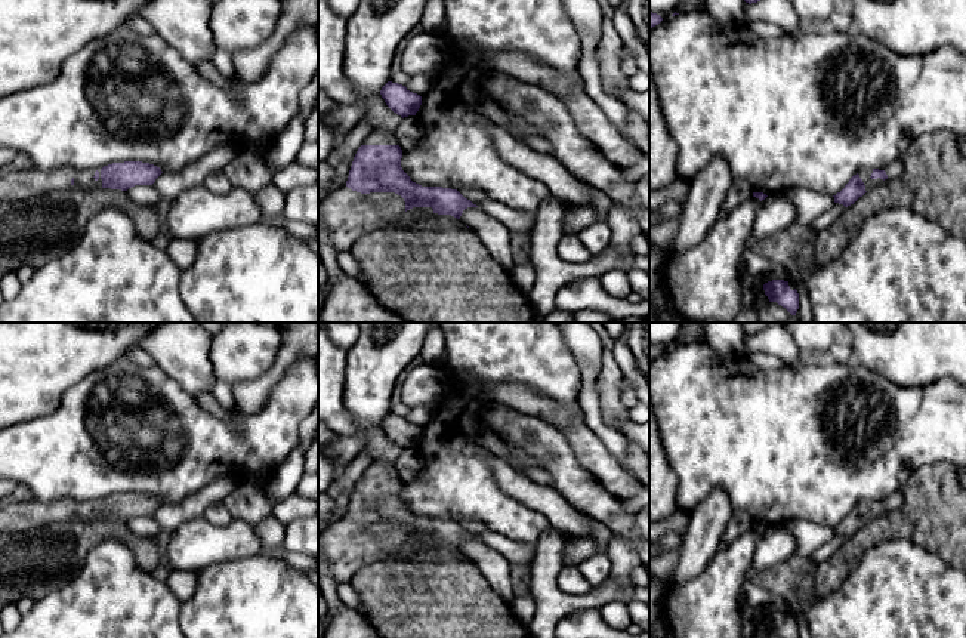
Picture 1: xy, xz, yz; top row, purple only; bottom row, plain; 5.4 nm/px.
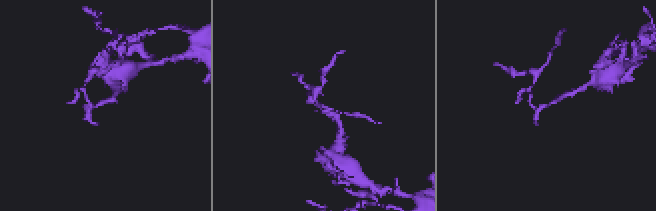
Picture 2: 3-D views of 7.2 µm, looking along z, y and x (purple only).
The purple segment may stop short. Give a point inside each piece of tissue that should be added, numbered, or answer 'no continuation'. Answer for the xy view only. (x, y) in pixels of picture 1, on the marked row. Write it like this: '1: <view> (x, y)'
1: xy (17, 185)

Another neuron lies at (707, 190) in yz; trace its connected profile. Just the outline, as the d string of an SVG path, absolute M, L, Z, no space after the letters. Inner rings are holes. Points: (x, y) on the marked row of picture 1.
M715 157L689 181L689 192L673 238L672 256L694 249L704 240L720 216L720 206L732 182L731 167L722 157Z

